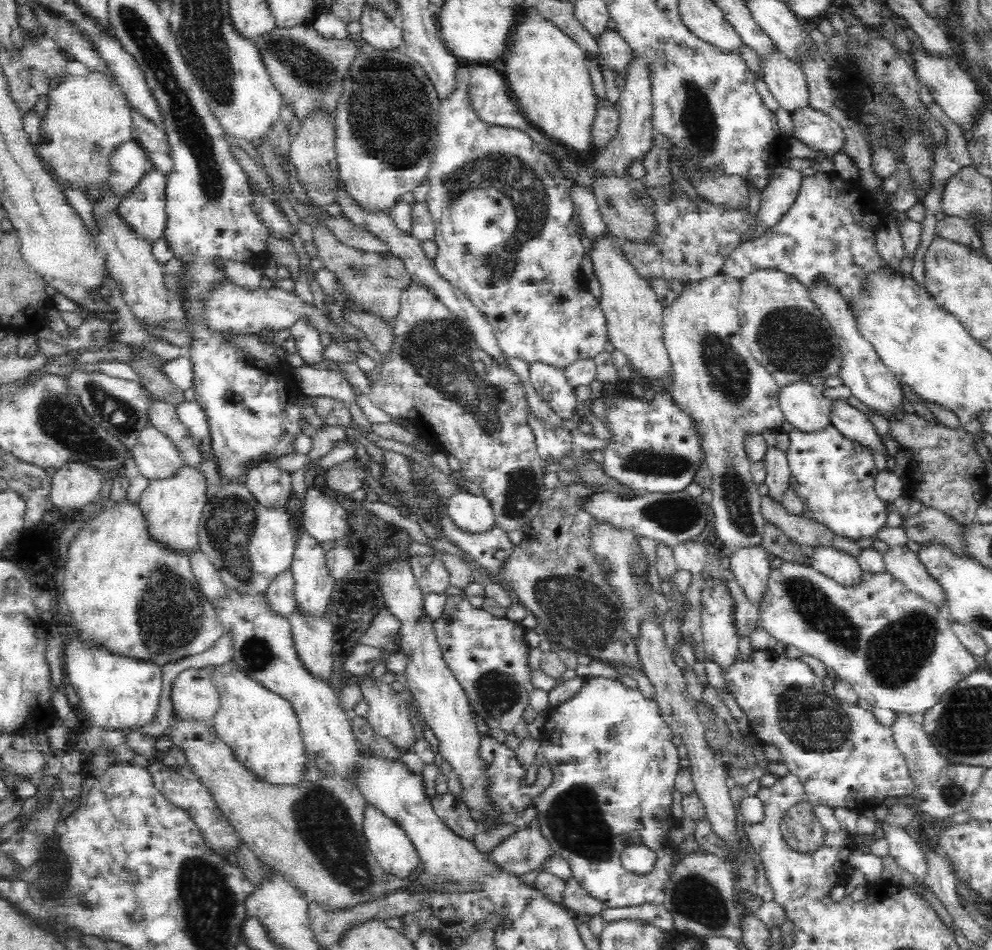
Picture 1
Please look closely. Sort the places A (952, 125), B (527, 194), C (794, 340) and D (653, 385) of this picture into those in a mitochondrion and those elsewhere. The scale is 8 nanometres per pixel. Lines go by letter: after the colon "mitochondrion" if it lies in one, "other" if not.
A: other
B: mitochondrion
C: mitochondrion
D: other

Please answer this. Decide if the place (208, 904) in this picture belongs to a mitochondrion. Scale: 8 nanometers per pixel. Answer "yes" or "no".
yes

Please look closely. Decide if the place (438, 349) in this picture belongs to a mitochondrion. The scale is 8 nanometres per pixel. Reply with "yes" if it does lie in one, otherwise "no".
yes

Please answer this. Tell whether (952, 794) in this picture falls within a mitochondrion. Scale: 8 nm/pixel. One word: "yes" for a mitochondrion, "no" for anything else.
yes

